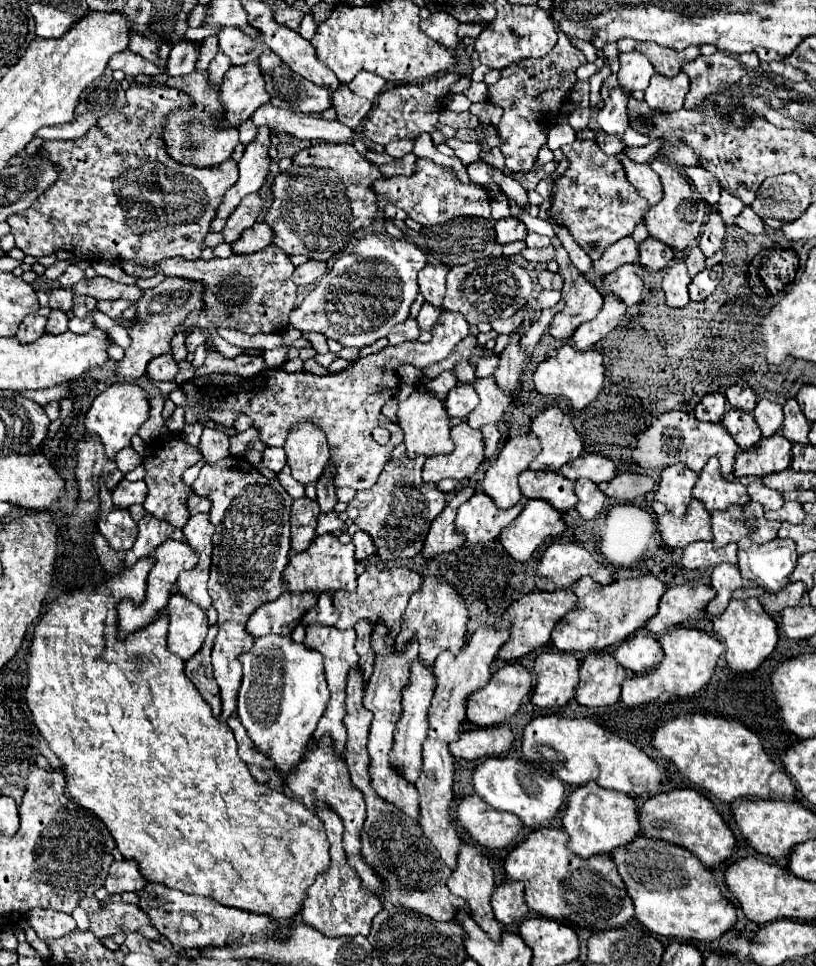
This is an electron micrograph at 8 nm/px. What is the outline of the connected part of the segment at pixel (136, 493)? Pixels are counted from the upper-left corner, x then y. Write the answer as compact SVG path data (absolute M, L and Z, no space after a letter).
M122 479L112 491L112 501L118 509L126 509L134 503L142 503L146 499L146 483L144 481L128 481Z

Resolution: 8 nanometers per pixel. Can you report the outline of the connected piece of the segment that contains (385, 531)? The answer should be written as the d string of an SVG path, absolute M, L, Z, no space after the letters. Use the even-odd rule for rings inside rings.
M406 455L400 459L390 459L384 465L378 481L370 489L358 491L354 499L348 501L348 505L358 509L354 523L372 537L376 557L382 567L390 567L400 559L412 559L416 553L420 553L430 523L444 509L444 493L438 489L438 485L422 480L422 466L426 459L424 455L413 459L408 459Z

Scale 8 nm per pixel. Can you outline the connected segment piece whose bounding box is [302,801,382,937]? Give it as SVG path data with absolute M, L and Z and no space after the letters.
M316 801L314 813L320 817L320 821L326 827L326 835L330 841L330 857L332 865L324 875L318 875L314 885L308 889L308 897L302 909L302 919L306 925L322 931L326 937L354 937L354 935L368 935L372 917L382 911L382 901L362 889L362 881L358 873L348 865L346 853L342 847L342 819L330 811L330 807L322 801Z

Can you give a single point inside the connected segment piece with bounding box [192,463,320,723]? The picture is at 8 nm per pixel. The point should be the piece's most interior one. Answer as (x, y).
(251, 543)

